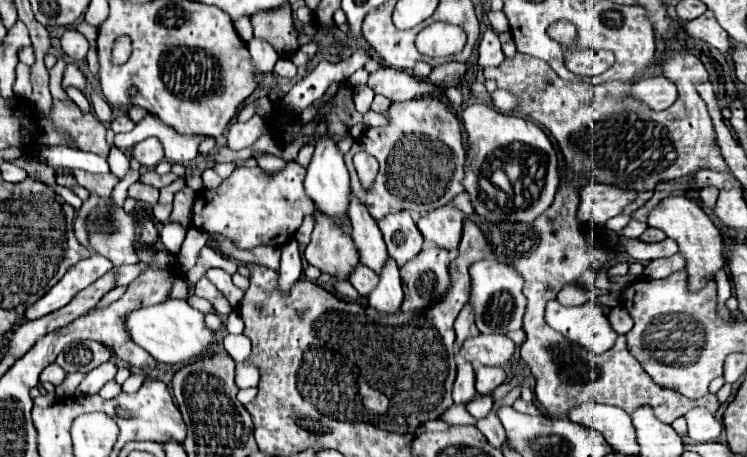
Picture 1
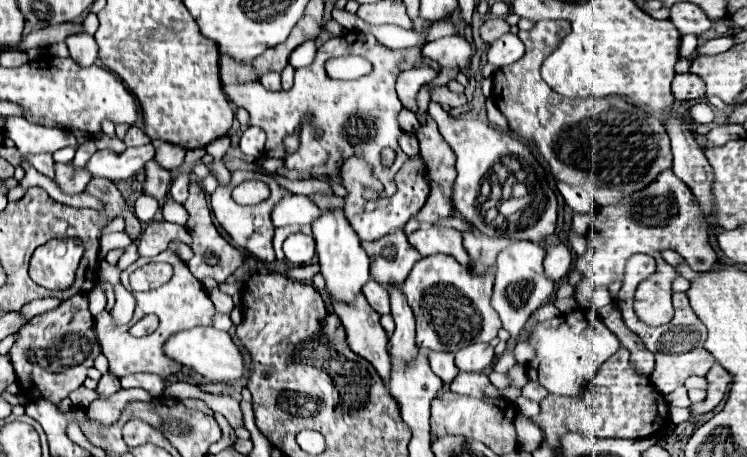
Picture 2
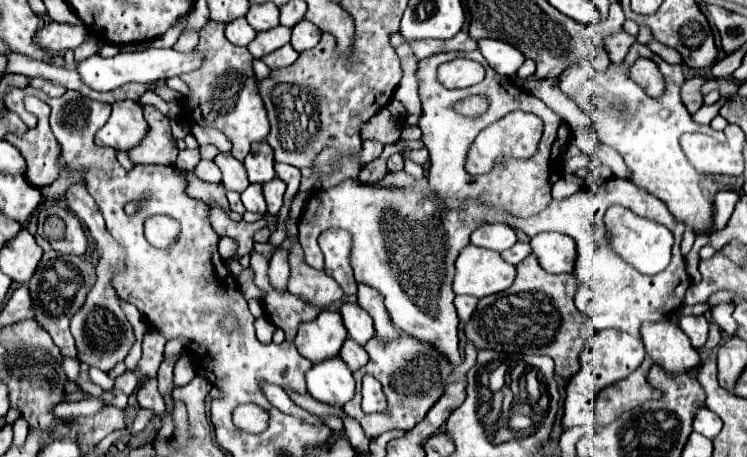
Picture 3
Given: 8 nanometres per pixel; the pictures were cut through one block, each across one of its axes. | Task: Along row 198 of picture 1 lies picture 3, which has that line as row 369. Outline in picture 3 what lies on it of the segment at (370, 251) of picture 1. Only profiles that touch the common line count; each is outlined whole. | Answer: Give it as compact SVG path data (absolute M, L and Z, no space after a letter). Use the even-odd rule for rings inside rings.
M348 338L348 340L344 342L342 352L340 352L340 358L348 364L348 368L350 368L352 372L356 372L358 368L362 368L362 366L368 364L368 352L366 352L360 344L356 344L352 338Z

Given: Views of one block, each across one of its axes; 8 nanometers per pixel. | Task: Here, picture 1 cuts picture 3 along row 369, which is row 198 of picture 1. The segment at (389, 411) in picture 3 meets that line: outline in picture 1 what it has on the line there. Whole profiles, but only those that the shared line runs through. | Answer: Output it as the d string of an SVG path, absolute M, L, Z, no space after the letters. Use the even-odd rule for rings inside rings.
M436 96L414 98L412 102L394 102L388 110L388 124L368 128L366 134L356 138L354 146L344 154L344 160L350 172L352 192L368 206L376 220L400 210L430 212L454 200L456 194L464 192L462 180L466 150L462 144L460 118L448 102ZM358 152L368 152L380 162L378 178L370 190L362 188L355 167L352 166L352 156Z

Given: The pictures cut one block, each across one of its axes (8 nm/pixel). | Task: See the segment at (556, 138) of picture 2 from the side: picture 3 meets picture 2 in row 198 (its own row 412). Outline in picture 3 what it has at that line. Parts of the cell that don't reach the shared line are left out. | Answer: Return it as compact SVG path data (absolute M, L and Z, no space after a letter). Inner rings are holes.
M646 356L646 360L630 376L604 388L598 394L598 404L596 404L596 422L598 424L608 424L616 416L620 416L620 412L632 410L632 408L640 406L644 400L652 400L660 394L654 388L648 388L646 374L648 374L650 366L652 366L652 362Z

